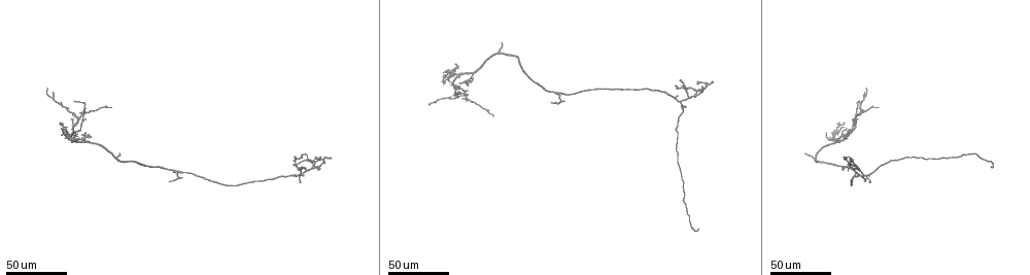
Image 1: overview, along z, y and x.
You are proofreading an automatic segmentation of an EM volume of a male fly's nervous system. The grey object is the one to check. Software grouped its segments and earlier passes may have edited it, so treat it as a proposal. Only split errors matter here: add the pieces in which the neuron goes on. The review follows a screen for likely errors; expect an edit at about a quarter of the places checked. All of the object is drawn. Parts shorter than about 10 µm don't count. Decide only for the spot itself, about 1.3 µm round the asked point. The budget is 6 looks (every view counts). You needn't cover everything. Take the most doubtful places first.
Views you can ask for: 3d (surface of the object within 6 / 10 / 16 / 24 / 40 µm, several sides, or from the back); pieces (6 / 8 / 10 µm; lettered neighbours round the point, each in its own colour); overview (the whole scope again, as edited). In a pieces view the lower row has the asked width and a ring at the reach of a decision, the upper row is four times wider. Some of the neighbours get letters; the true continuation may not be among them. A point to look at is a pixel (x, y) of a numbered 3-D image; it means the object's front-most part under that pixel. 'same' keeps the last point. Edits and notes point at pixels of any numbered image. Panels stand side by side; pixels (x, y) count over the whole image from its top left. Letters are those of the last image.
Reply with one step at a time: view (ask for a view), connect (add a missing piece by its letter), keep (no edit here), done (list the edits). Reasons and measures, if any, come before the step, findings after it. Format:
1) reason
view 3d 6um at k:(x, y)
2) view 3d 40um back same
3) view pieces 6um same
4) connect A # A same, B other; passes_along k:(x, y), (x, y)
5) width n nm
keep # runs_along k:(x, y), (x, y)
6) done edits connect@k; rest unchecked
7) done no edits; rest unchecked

thin end
view 3d 24um at 1:(992, 166)

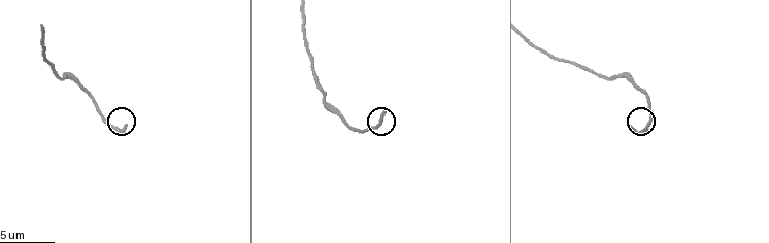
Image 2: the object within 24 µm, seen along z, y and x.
view 3d 10um at 2:(126, 127)

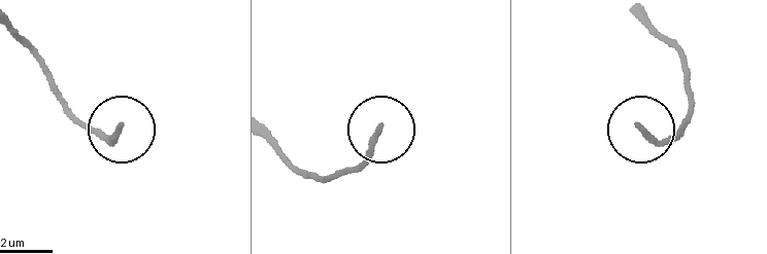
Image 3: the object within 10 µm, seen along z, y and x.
see the neighbours
view pieces 6um at 3:(638, 127)

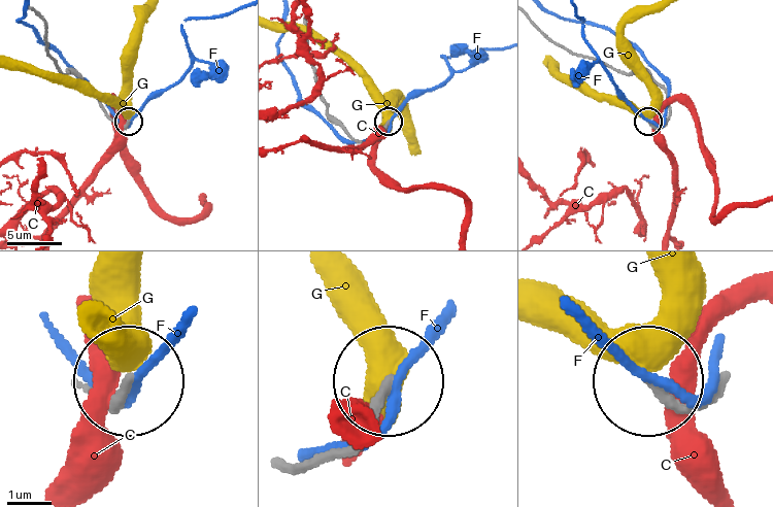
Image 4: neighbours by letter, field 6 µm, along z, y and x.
keep # C other, F other, G other; runs_along 4:(44, 41), (63, 73), (75, 74), (108, 115), (127, 123); none of them fits

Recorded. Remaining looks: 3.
free end
view 3d 40um at 1:(454, 70)

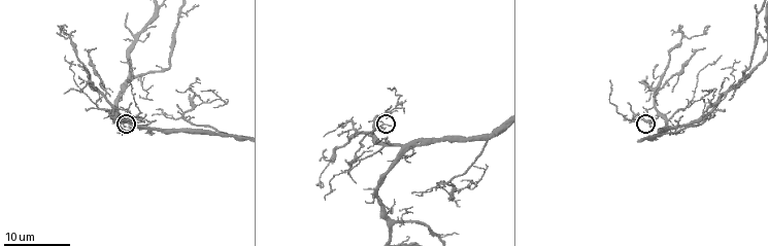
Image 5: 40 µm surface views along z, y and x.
view pieces 6um at 5:(649, 125)

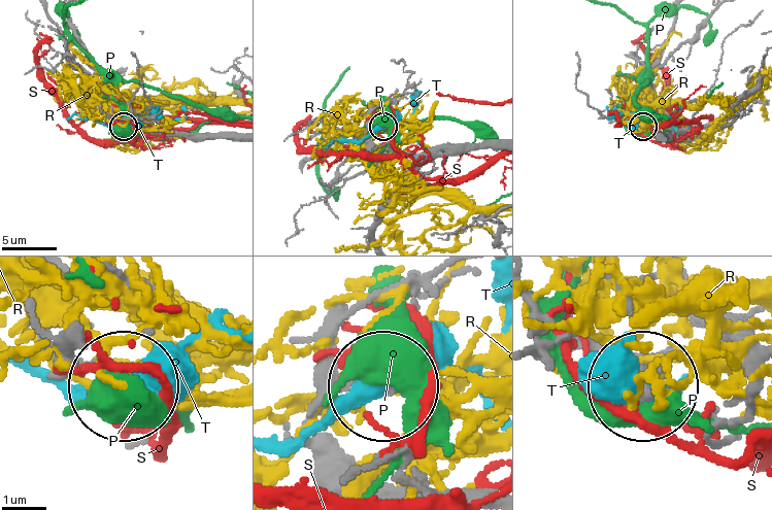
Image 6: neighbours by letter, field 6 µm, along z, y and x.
keep # P other, R other, S other, T other; no lettered piece goes on from it

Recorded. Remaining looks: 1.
done no edits; rest unchecked

